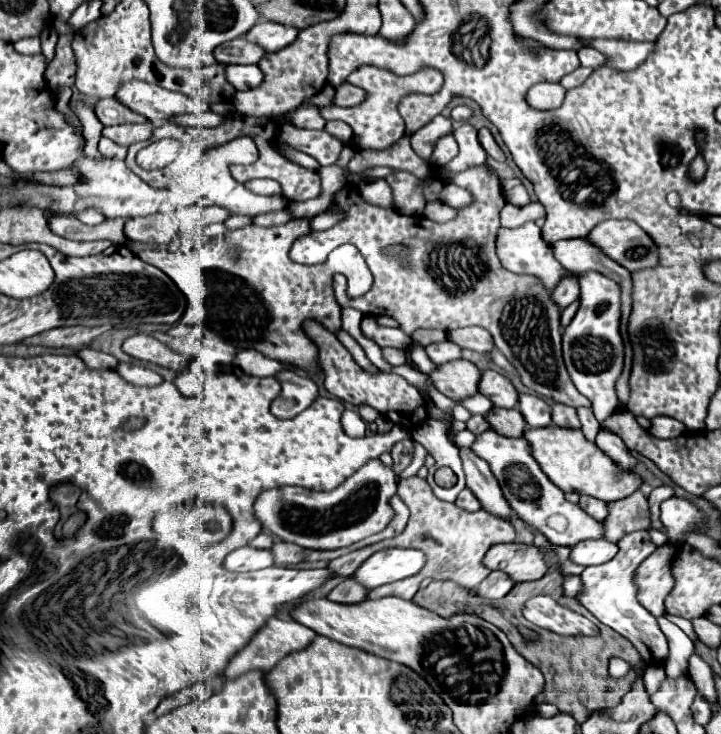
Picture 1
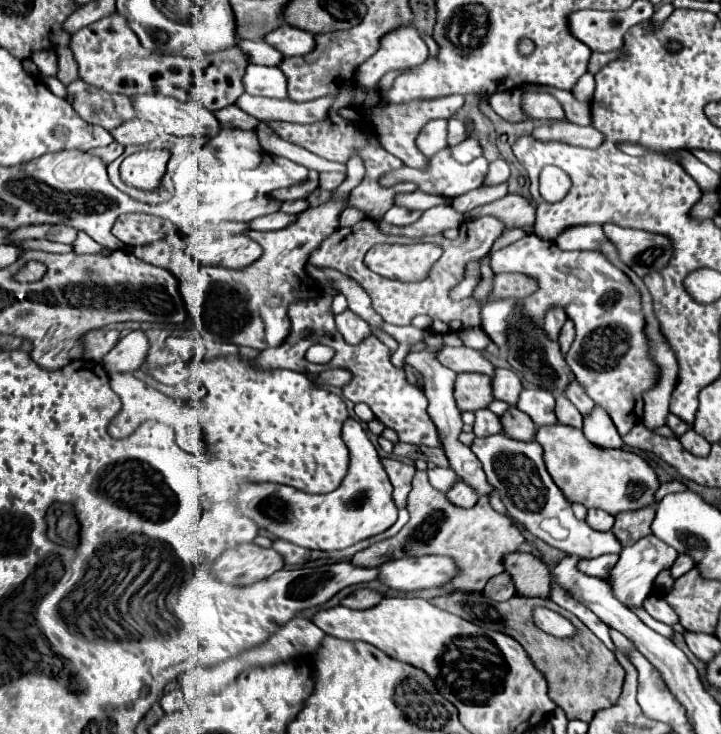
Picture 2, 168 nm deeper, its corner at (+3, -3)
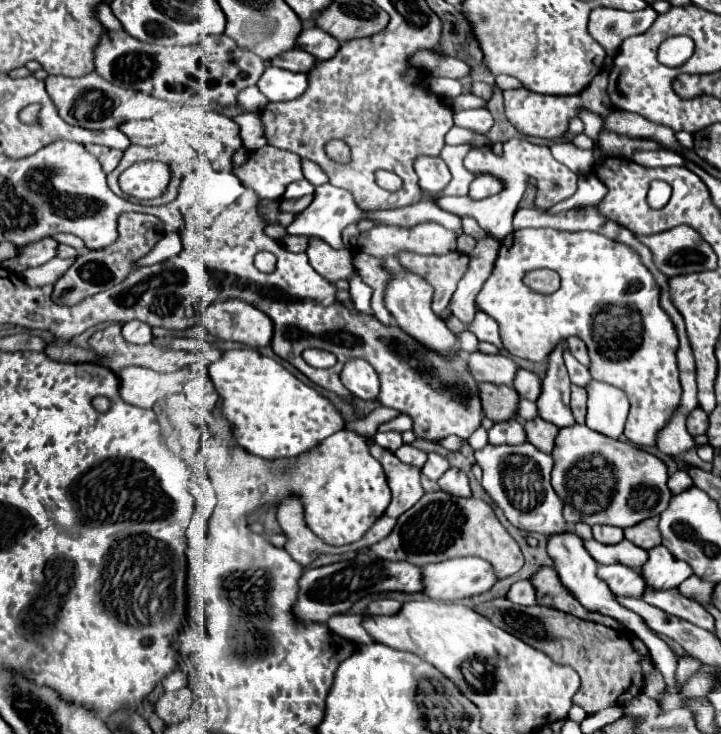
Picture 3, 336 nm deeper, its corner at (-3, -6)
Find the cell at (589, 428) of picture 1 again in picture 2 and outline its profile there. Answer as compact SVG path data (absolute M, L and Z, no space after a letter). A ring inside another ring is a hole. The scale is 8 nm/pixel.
M572 377L572 381L568 383L568 387L566 387L566 397L580 409L582 415L588 413L588 409L592 409L592 405L594 405L594 401L586 395L584 387L578 383L576 377Z

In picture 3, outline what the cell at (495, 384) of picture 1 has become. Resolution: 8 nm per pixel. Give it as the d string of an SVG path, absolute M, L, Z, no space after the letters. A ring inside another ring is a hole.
M518 370L516 378L514 378L514 390L526 398L526 400L536 400L540 394L540 378L528 370Z

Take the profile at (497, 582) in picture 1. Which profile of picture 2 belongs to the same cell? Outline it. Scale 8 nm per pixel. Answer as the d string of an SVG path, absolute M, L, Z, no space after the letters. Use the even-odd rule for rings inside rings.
M500 573L500 577L494 577L492 581L488 581L484 595L488 599L494 599L494 601L506 601L508 597L514 597L516 587L514 587L512 577L508 573Z

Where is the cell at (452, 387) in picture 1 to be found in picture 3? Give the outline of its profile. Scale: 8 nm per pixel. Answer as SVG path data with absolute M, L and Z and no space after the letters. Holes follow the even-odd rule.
M480 384L480 400L482 412L492 422L504 422L516 416L518 394L512 386L496 386L496 384Z

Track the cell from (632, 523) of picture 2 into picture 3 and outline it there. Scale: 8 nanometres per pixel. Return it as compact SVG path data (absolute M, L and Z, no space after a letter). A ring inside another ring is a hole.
M648 518L644 522L638 522L630 528L624 528L624 538L632 544L650 550L660 544L660 532L658 532L658 518Z

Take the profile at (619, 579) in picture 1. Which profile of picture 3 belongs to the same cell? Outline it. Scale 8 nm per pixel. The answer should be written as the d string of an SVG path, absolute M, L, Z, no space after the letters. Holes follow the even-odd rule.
M660 544L648 550L648 560L642 566L640 574L646 586L668 590L668 588L676 588L682 580L686 580L692 574L692 568L686 562L674 558L668 552L668 548Z

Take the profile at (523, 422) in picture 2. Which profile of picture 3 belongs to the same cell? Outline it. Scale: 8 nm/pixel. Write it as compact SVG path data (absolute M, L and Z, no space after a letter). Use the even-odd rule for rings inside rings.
M534 418L534 420L528 420L524 424L524 432L528 436L528 442L532 442L536 448L540 448L542 452L550 454L552 448L554 448L554 438L558 434L558 428L542 418Z

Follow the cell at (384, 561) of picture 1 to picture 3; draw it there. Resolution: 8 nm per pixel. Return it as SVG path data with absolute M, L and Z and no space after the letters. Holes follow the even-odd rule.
M452 558L422 568L422 594L434 600L468 598L490 590L494 582L494 570L482 558Z

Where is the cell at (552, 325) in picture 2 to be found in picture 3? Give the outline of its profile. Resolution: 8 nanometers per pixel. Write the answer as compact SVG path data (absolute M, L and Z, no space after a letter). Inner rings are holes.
M558 344L548 356L548 372L542 380L542 392L536 400L538 416L552 422L558 428L572 426L574 416L570 412L570 378L562 360L564 346Z

